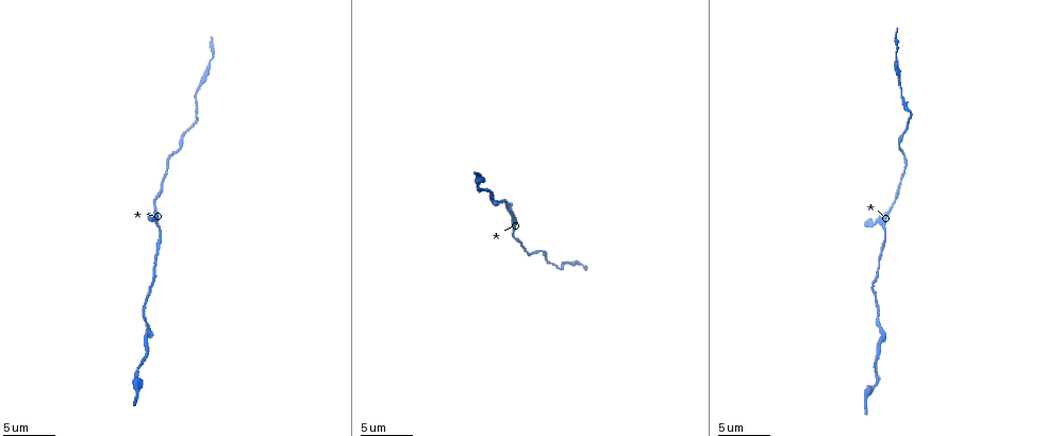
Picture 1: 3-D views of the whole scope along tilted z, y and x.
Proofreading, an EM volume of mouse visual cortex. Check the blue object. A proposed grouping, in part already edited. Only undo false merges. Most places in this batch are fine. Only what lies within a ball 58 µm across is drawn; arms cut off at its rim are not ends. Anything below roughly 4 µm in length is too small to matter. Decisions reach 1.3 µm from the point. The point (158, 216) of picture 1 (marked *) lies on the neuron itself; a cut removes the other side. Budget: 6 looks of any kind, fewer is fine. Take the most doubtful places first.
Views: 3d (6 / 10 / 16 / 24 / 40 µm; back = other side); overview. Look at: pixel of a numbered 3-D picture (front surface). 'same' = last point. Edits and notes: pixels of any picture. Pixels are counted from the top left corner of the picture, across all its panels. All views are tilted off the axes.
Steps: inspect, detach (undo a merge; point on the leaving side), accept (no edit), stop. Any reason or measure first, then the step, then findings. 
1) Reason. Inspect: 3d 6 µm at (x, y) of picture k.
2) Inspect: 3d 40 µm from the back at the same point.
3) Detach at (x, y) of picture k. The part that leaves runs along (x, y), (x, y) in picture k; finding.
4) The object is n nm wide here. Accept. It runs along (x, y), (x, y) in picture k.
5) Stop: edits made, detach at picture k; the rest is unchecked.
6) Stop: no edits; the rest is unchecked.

Calibre changes. Inspect: 3d 10 µm at (880, 328) of picture 1.

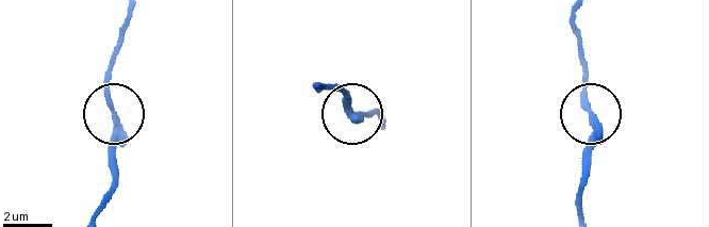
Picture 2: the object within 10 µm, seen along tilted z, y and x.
Accept. It runs along (576, 12), (582, 99), (594, 134), (588, 181) in picture 2; one neuron here.

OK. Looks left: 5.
Calibre changes. Inspect: 3d 10 µm at (899, 80) of picture 1.

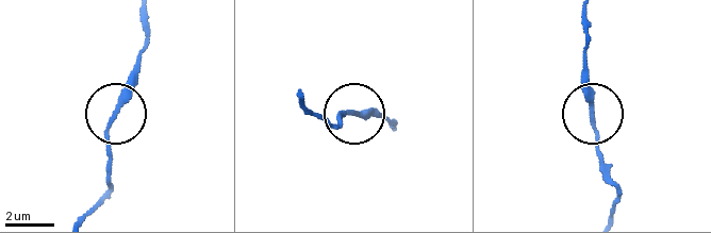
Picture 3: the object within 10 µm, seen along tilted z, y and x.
Accept. Continuous, no second neuron.

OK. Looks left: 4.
Sudden change in width. Inspect: 3d 10 µm at (134, 374) of picture 1.

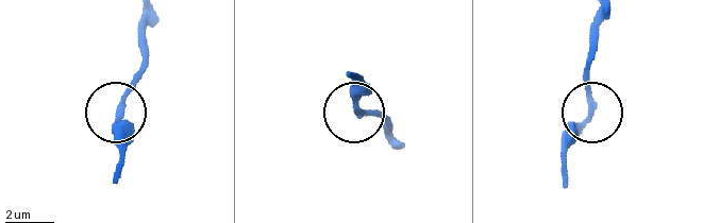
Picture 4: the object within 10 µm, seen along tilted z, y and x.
The object is 220 nm wide here. Accept. It runs along (601, 15), (589, 70), (591, 116), (563, 155) in picture 4; all the same neuron.

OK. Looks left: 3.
Stop: no edits; the rest is unchecked.

